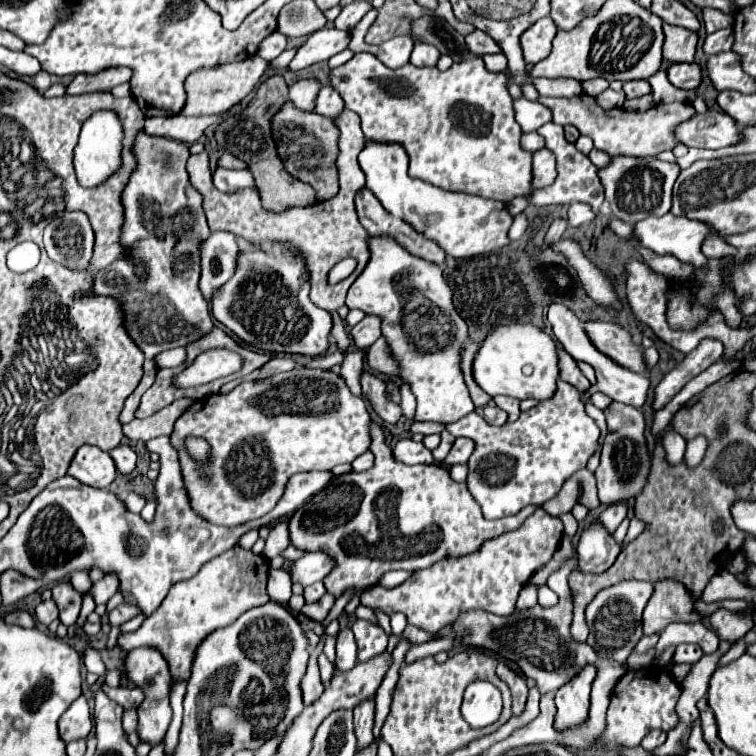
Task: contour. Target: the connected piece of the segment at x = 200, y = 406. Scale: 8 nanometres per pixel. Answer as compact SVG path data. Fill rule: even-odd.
M297 366L293 368L291 372L283 372L283 374L275 374L271 378L265 378L265 380L255 380L255 382L243 382L239 384L235 390L231 390L229 394L213 394L213 396L207 396L203 400L197 400L195 404L191 404L185 414L181 414L175 422L175 428L171 432L171 444L173 448L177 448L177 454L179 454L179 462L181 462L181 474L183 474L183 480L185 480L185 492L189 496L189 502L193 504L193 510L209 520L211 524L217 524L217 526L239 526L239 524L245 524L249 520L255 520L255 518L261 518L265 516L269 510L273 510L273 506L277 504L277 500L281 498L283 494L283 488L289 480L291 474L297 474L297 472L311 472L311 470L331 470L333 466L337 464L351 464L357 456L361 456L363 452L369 450L369 412L365 410L365 402L361 402L361 398L353 396L349 392L349 388L345 386L343 378L341 376L335 376L333 372L329 370L309 370L309 368L303 368L303 366ZM187 434L203 434L203 438L211 444L211 450L213 450L213 456L211 456L211 462L205 470L209 470L209 476L211 480L205 482L197 476L195 472L195 464L193 460L187 456L185 448L183 448L183 440Z

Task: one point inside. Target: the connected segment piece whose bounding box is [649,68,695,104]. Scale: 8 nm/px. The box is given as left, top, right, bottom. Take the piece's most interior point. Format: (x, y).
(661, 90)

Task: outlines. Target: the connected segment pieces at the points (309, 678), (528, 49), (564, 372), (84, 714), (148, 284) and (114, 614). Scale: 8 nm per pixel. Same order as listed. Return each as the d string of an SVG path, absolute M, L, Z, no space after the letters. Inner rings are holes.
M322 636L319 644L310 649L307 674L305 674L303 682L301 682L303 700L305 700L307 706L313 704L323 694L323 684L321 684L321 678L319 678L318 657L323 652L324 643L325 636Z
M545 16L541 20L537 20L523 36L521 36L521 48L525 54L525 60L531 64L541 62L543 58L549 56L551 52L551 40L557 32L555 22Z
M557 344L557 356L559 356L559 376L561 376L561 380L573 384L579 392L587 390L591 386L589 380L583 376L577 362L561 348L561 344Z
M85 696L77 698L58 722L59 736L63 742L86 738L91 728L93 728L93 722L91 722L91 712Z
M139 132L133 140L131 152L137 164L121 192L121 206L125 212L125 224L121 226L121 246L127 250L127 256L115 260L95 278L95 292L113 296L119 302L125 330L145 354L142 379L124 403L119 416L121 424L135 418L139 400L155 381L158 371L154 362L155 354L185 346L213 328L209 304L197 286L201 272L197 246L209 236L209 228L201 200L197 200L197 206L191 206L191 210L187 204L185 192L189 188L189 176L185 162L189 158L189 150L183 142ZM139 264L147 266L145 280L135 274ZM121 288L127 288L125 294L119 292Z
M121 604L121 606L117 606L115 610L111 610L111 612L109 612L109 622L111 622L111 626L121 626L123 622L131 620L133 616L137 616L137 612L139 612L139 608L137 608L137 606Z

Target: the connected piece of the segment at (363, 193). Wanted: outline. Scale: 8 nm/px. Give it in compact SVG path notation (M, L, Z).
M361 188L357 192L355 208L359 214L359 222L369 232L369 236L391 236L415 256L443 266L445 252L439 248L439 244L421 236L421 232L411 228L411 224L407 224L405 220L389 214L367 188Z

